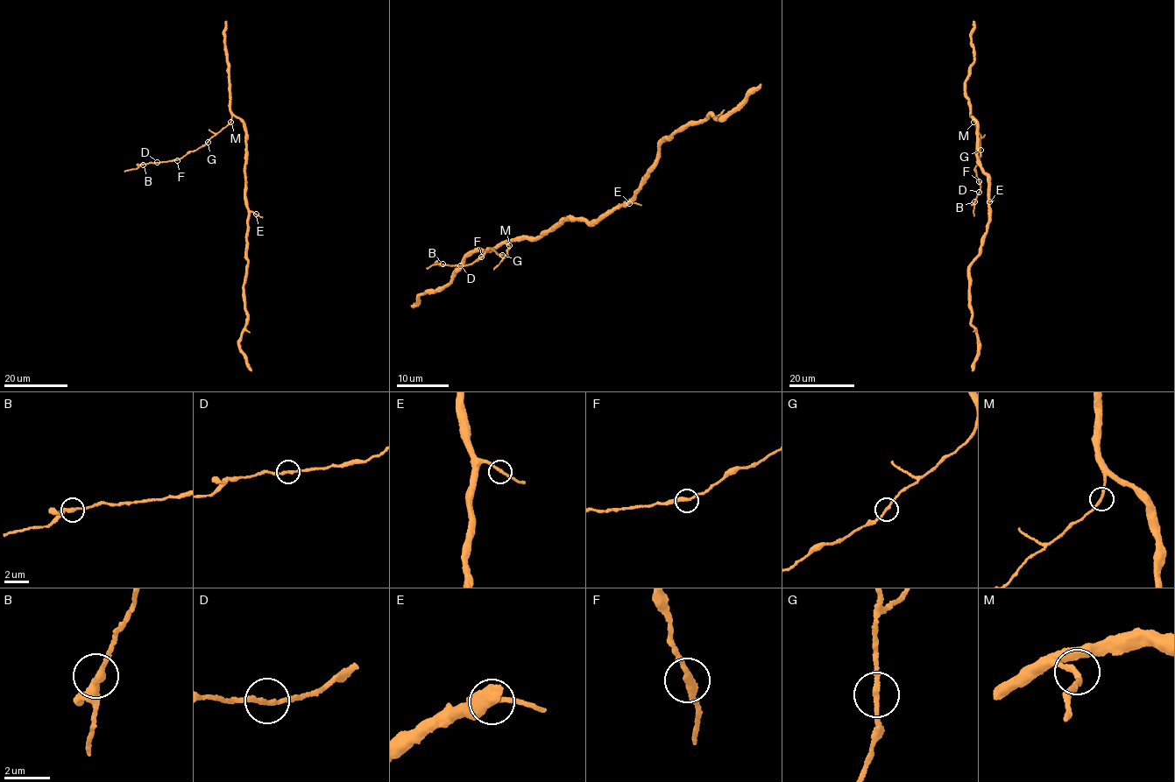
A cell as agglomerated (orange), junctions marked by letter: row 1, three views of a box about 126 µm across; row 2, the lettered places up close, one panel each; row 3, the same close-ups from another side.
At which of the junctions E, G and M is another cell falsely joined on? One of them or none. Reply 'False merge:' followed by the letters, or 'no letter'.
False merge: no letter

